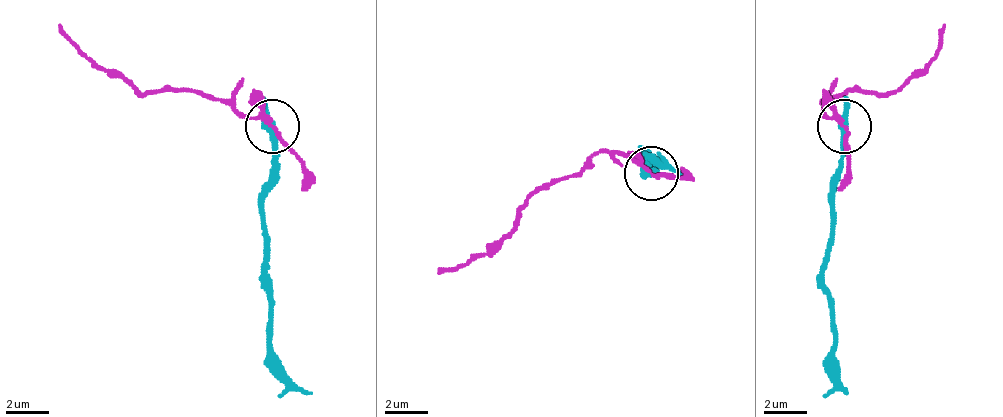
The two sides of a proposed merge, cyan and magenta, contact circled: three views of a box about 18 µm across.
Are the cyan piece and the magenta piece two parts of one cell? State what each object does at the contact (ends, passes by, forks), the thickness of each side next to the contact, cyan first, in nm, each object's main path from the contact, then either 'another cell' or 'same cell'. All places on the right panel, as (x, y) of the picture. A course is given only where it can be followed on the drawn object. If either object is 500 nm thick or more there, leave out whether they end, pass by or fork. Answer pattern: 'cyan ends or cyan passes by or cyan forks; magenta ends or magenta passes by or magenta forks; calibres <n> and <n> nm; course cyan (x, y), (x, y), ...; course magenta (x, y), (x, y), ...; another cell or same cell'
cyan passes by; magenta forks; calibres 320 and 170 nm; course cyan (845, 127), (824, 267), (835, 359), (845, 391); course magenta (845, 127), (824, 111), (824, 100), (845, 90), (894, 95), (926, 68), (943, 25); another cell

